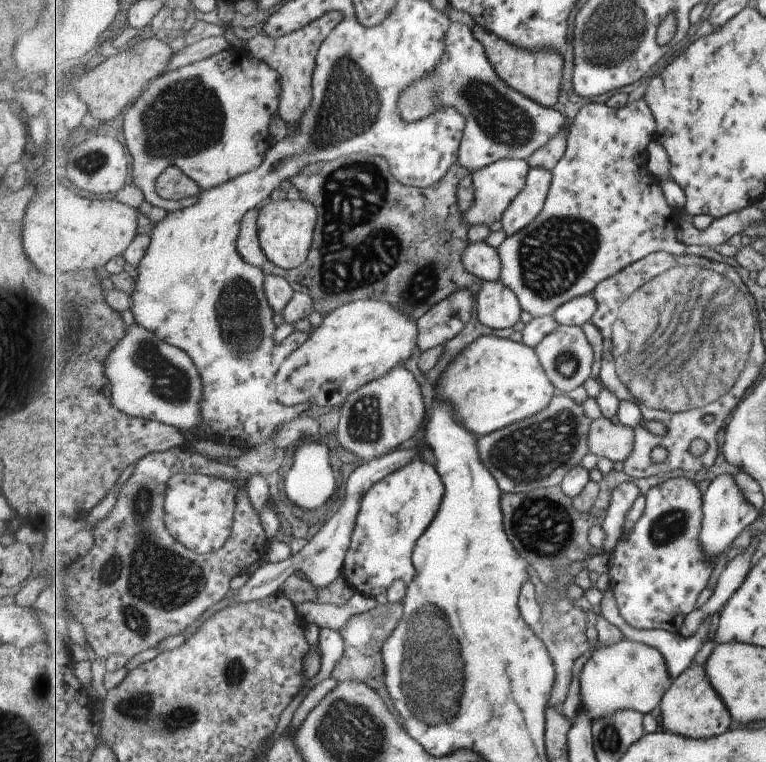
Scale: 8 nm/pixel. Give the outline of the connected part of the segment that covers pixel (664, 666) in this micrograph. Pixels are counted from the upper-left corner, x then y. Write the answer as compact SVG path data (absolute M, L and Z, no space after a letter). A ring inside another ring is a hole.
M625 638L612 645L598 646L582 666L581 704L592 720L623 709L635 709L643 714L653 712L673 681L668 660L657 647Z

